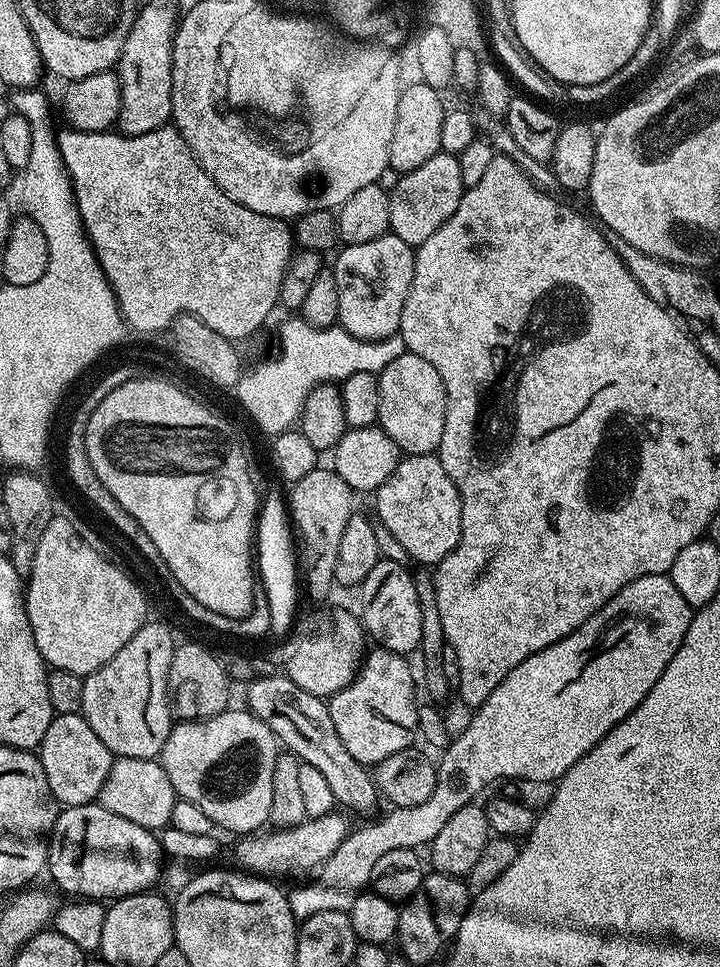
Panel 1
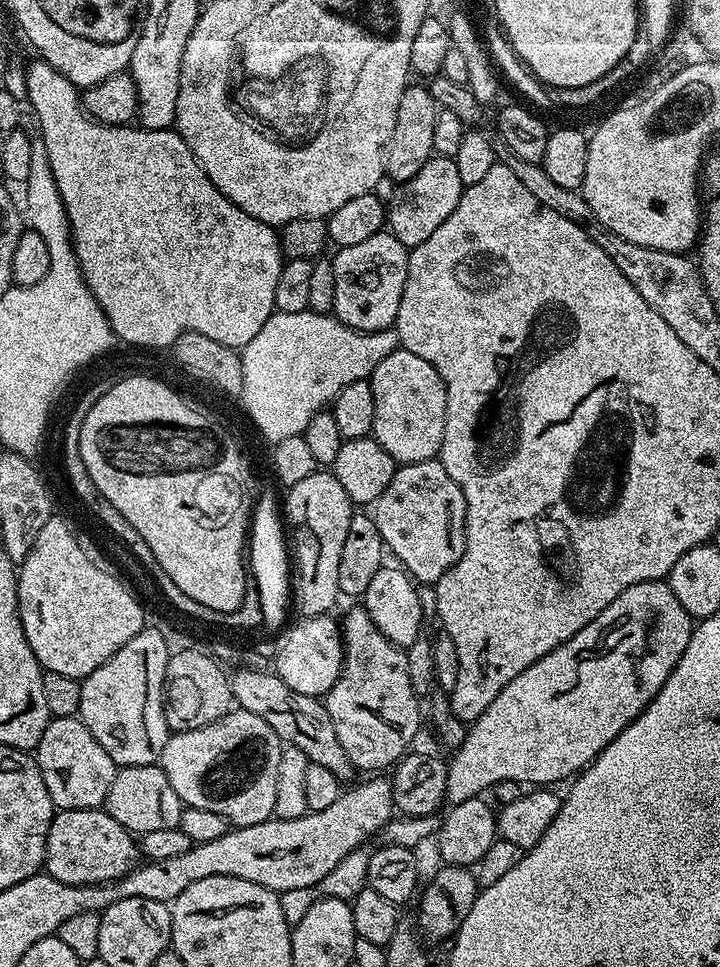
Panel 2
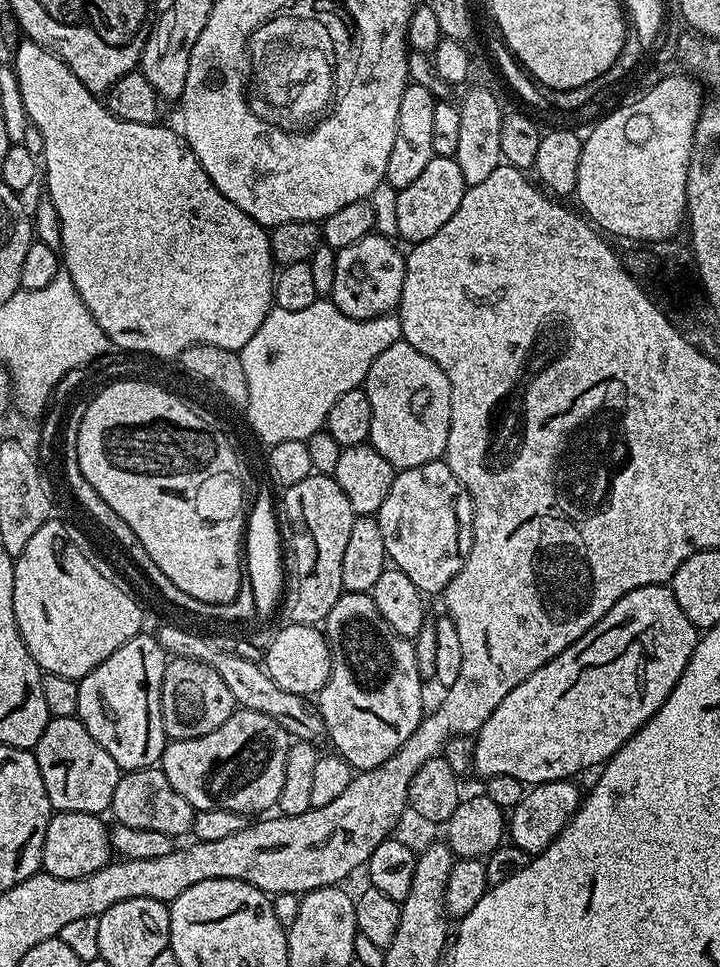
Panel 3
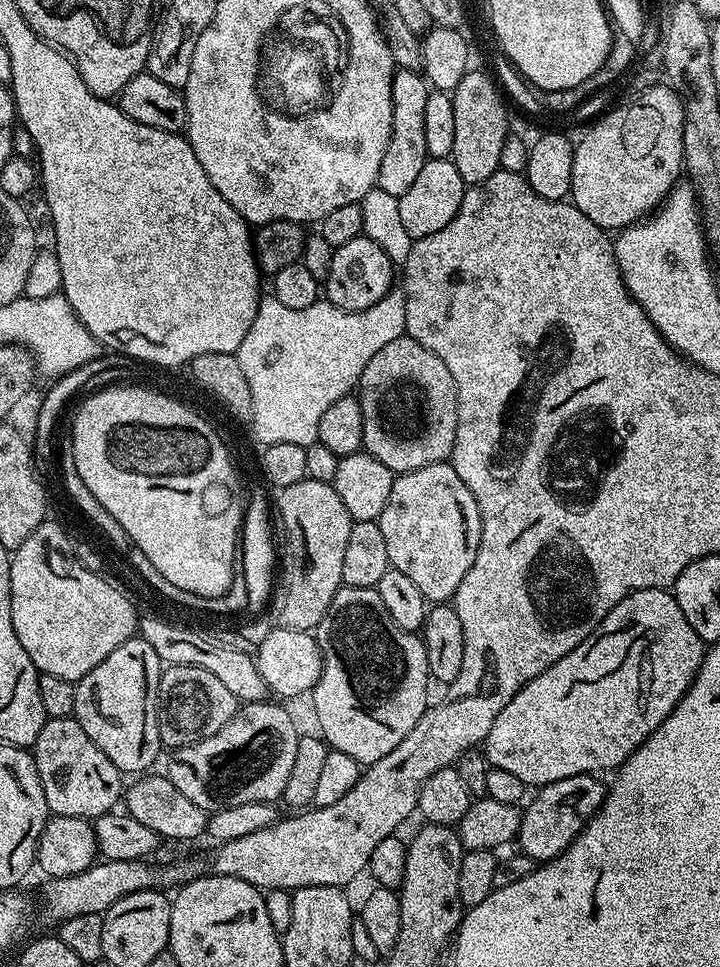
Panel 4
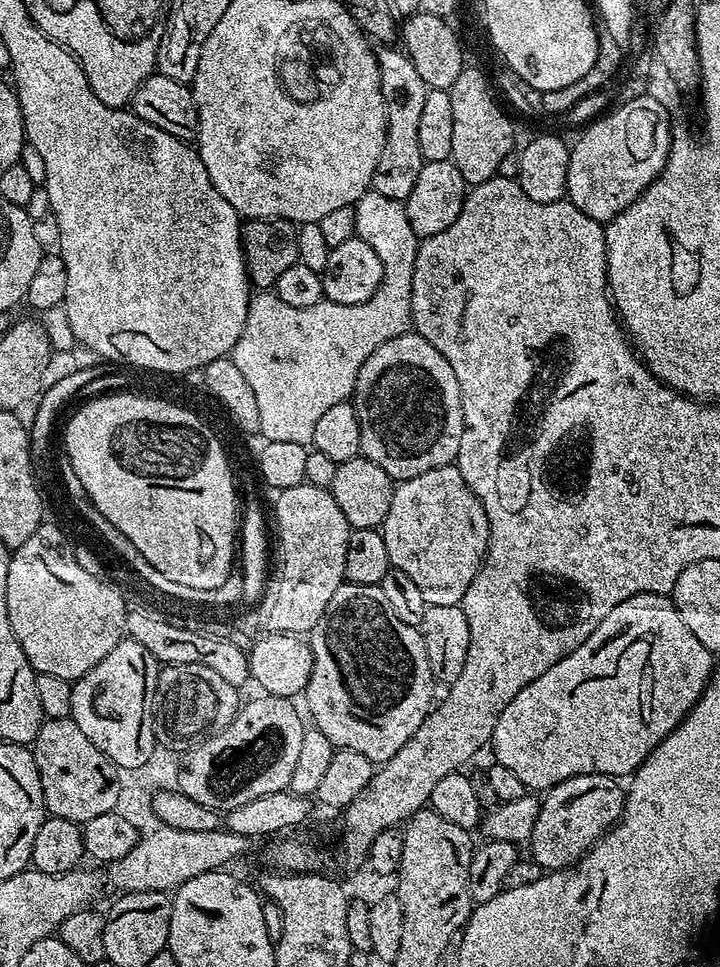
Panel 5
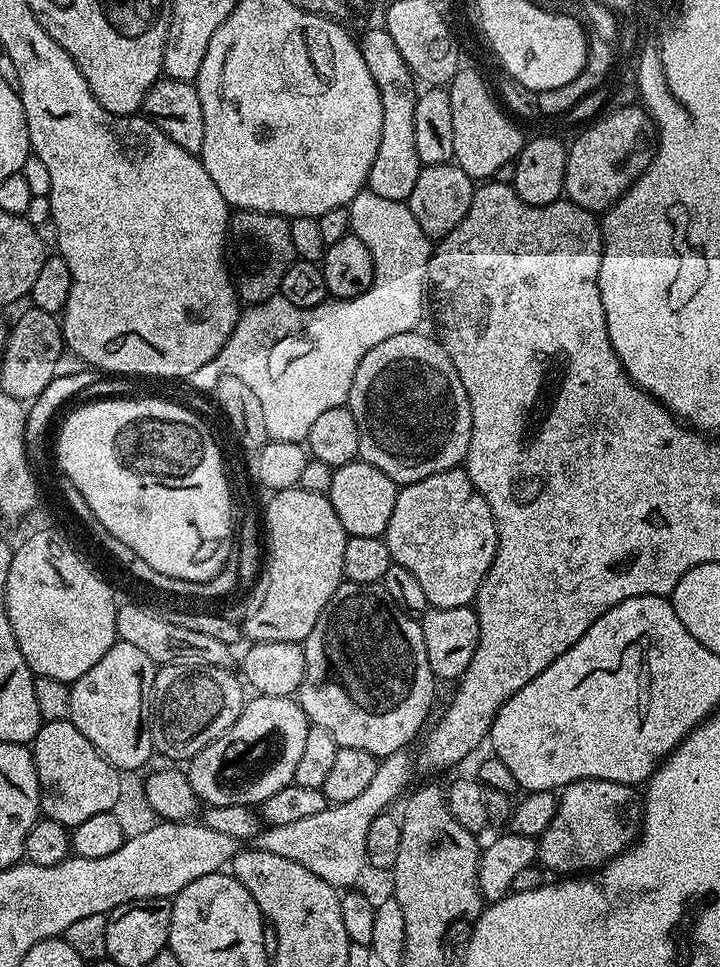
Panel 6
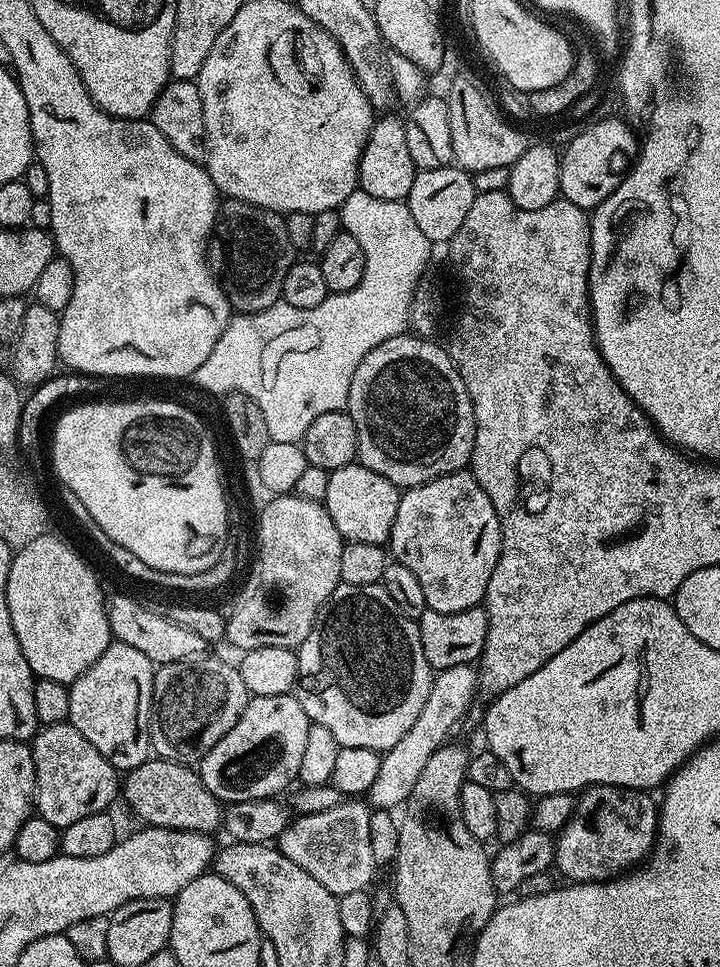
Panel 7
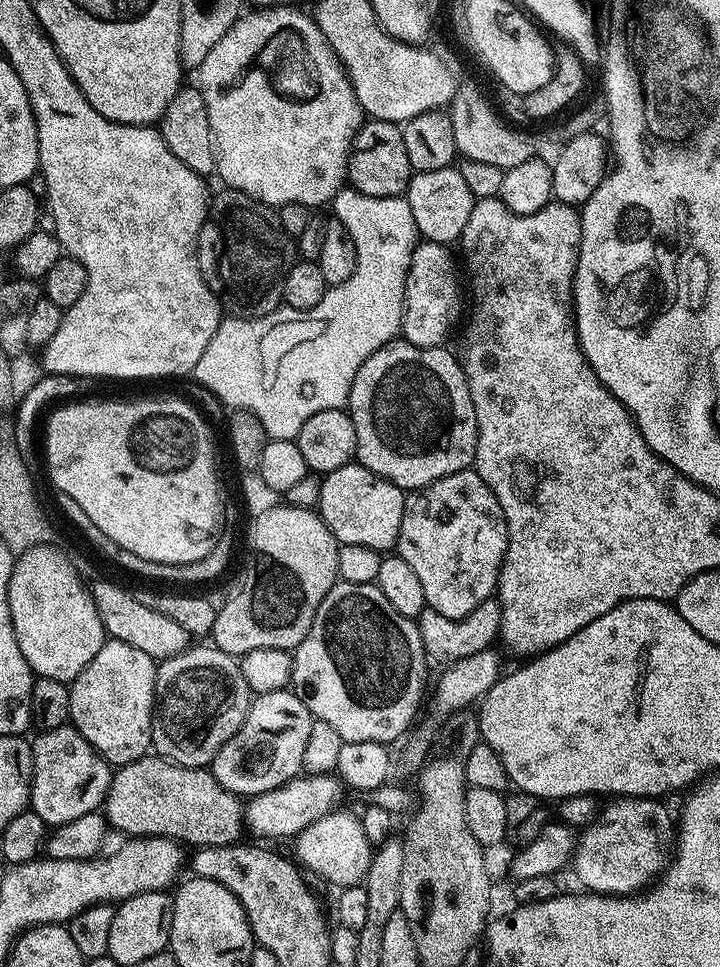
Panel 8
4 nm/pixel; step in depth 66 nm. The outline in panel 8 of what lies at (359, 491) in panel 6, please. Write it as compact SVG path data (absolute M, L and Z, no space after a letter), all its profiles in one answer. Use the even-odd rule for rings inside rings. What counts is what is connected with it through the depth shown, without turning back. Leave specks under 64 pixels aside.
M353 462L327 473L321 479L318 511L334 534L337 544L370 546L376 552L388 554L398 542L405 495L405 489L363 468L359 462Z

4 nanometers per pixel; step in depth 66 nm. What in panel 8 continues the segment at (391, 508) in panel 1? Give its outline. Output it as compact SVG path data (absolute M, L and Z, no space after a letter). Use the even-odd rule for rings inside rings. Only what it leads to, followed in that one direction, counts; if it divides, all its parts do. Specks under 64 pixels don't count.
M463 468L446 478L438 478L421 488L411 489L404 497L402 526L398 530L398 542L394 552L414 569L422 581L426 593L426 605L450 619L461 619L476 606L493 599L496 584L500 580L500 567L508 545L508 527L498 498L482 482L472 468Z

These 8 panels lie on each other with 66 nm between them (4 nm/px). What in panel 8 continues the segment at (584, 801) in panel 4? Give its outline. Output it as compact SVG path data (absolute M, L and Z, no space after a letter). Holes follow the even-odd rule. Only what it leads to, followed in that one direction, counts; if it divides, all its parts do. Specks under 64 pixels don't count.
M619 797L612 805L603 807L600 819L590 822L579 833L570 864L585 891L595 895L631 895L645 889L663 871L667 861L665 852L670 830L674 828L673 817L671 820L663 804L663 801L655 797Z

